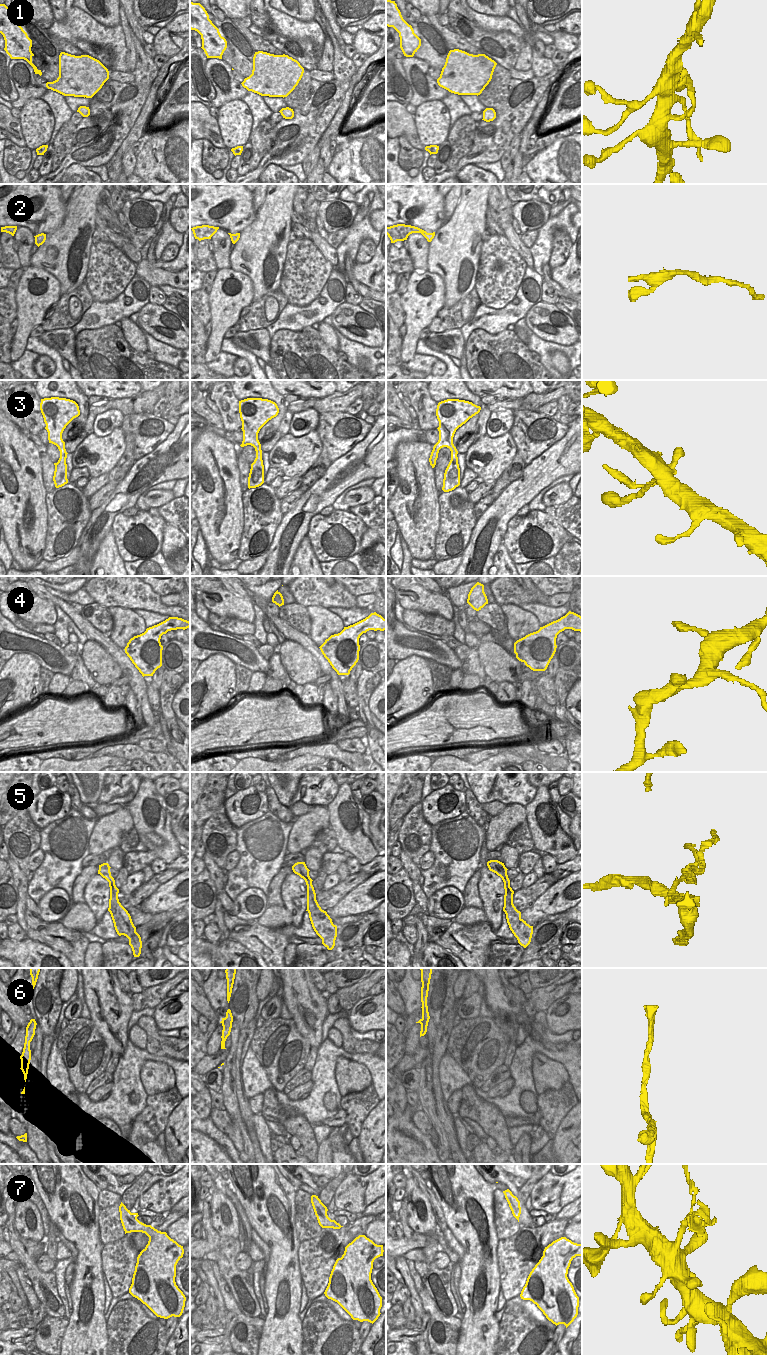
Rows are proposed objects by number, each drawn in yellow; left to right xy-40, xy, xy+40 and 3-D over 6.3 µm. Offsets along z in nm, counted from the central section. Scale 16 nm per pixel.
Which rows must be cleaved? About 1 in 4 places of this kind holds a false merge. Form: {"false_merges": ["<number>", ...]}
{"false_merges": ["4", "5", "7"]}

